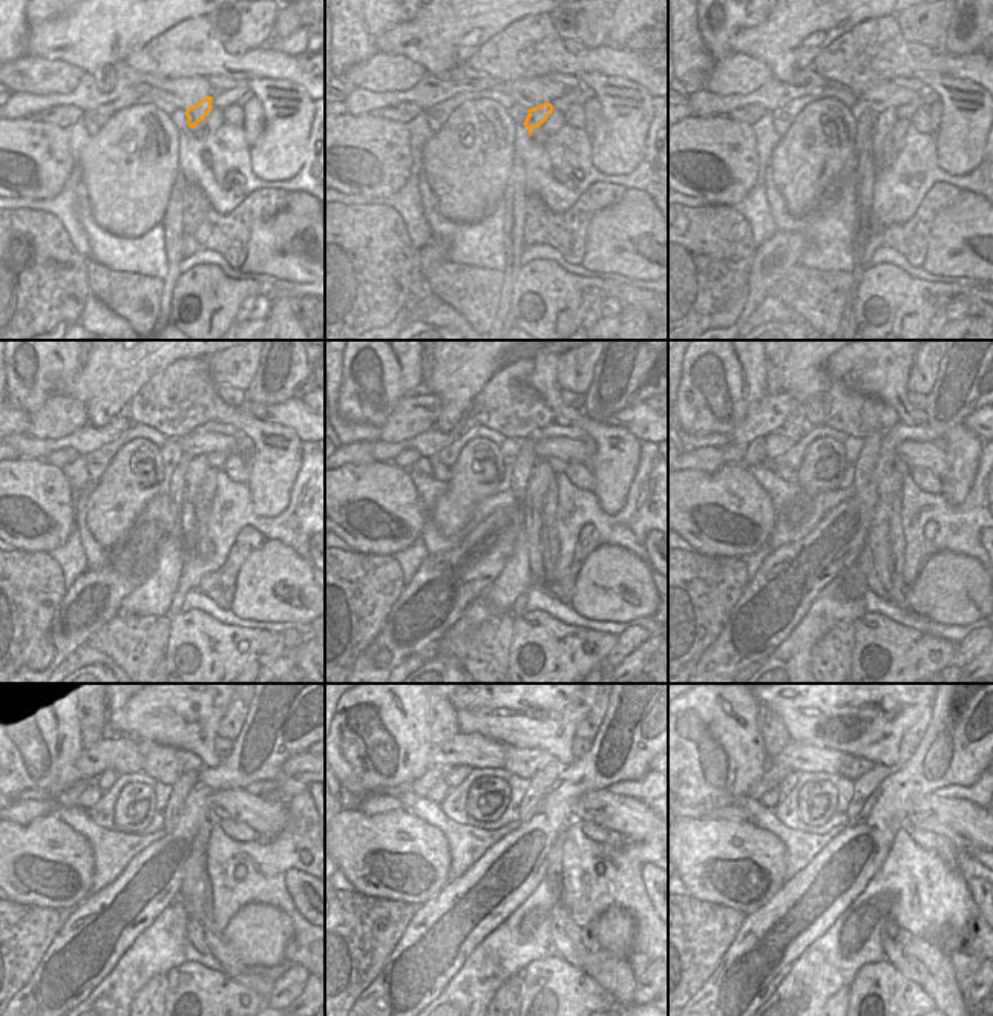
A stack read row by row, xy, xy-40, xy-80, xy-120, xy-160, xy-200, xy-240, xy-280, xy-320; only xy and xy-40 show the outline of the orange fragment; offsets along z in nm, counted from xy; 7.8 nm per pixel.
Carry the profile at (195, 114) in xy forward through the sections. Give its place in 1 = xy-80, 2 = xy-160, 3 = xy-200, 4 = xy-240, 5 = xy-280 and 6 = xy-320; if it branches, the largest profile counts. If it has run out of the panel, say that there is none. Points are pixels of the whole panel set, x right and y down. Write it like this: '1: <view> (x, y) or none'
1: xy-80 (883, 123)
2: xy-160 (541, 474)
3: xy-200 (883, 581)
4: xy-240 (199, 920)
5: xy-280 (549, 943)
6: xy-320 (909, 966)

